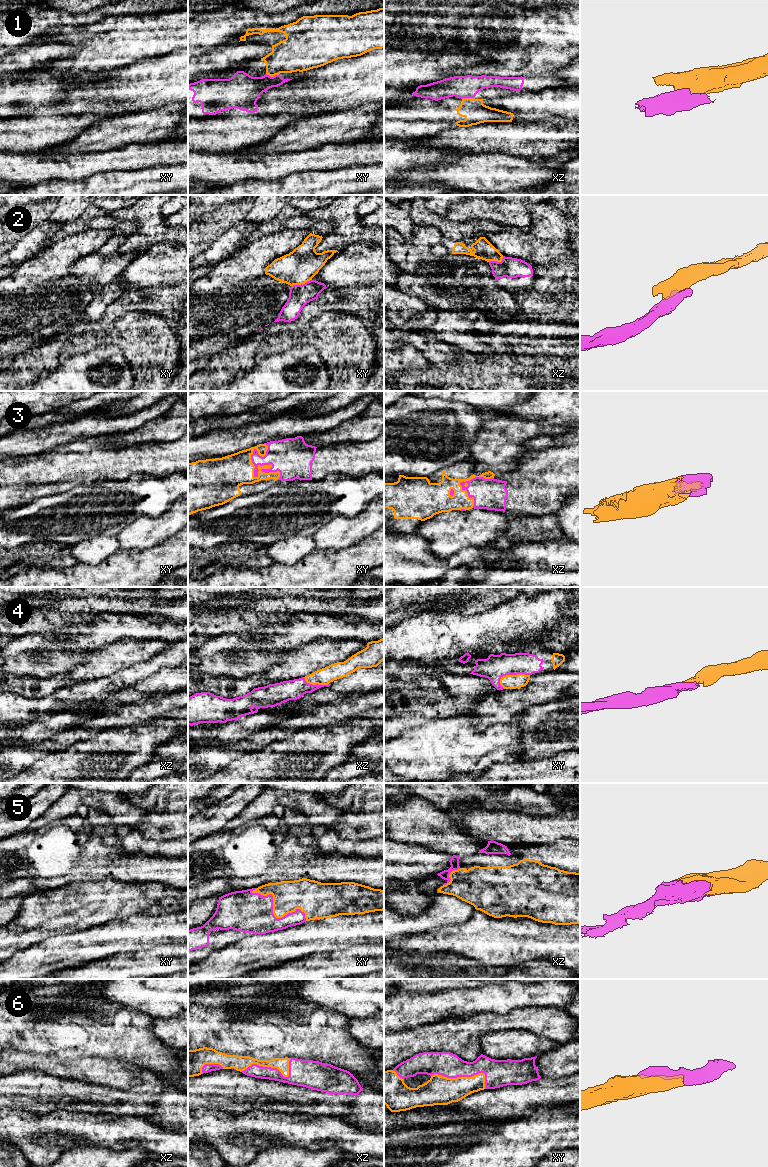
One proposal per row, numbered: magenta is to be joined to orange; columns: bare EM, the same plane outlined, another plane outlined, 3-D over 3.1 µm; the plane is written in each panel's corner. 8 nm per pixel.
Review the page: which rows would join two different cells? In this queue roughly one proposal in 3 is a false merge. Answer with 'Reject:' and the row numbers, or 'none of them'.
Reject: 1, 2

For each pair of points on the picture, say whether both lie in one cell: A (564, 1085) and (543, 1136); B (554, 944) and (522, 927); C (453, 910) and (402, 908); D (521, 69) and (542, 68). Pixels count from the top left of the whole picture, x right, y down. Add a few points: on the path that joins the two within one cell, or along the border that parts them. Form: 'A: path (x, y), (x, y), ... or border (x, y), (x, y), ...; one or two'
A: border (567, 1103), (538, 1107), (532, 1111); two
B: path (546, 942), (542, 942), (535, 935), (530, 935); one
C: border (433, 899), (423, 911), (403, 915); two
D: path (526, 68), (537, 68); one

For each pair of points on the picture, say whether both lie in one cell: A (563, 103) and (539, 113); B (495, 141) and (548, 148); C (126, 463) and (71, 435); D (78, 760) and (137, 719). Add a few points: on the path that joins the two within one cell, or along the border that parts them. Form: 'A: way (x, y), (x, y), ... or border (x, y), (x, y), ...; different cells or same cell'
A: way (557, 103), (549, 103), (545, 107); same cell
B: way (508, 141), (523, 141), (526, 144), (535, 144); same cell
C: border (104, 435), (74, 440), (58, 446); different cells
D: border (142, 723), (132, 727); different cells

